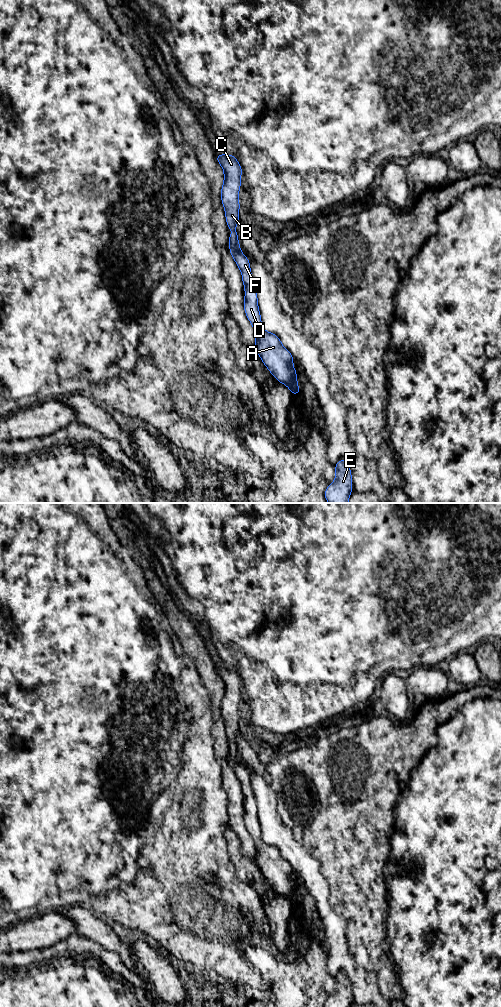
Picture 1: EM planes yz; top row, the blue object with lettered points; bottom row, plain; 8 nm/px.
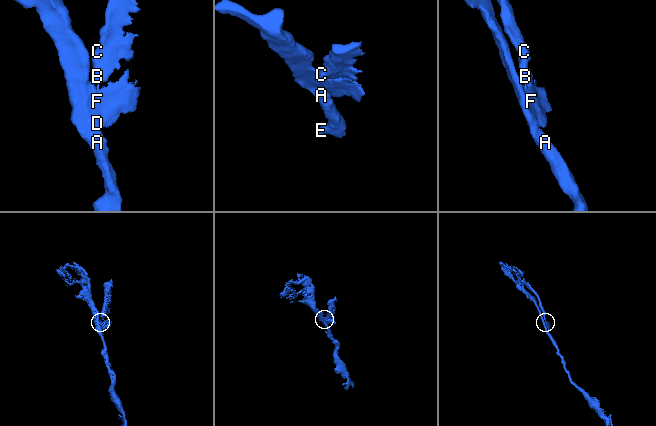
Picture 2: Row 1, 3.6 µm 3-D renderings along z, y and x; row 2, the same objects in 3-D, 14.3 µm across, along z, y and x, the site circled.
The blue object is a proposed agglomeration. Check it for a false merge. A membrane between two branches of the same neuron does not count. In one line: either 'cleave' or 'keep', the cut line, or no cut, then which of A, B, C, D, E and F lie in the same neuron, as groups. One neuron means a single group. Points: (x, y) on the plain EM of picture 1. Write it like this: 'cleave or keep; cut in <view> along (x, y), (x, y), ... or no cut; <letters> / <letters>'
cleave; cut in yz along (230, 757), (240, 764); A D E F / B C

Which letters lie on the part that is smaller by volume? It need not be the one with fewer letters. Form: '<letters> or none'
B, C

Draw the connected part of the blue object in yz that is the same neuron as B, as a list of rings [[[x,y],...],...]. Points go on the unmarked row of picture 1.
[[[216,667],[217,673],[224,682],[224,695],[221,701],[222,716],[225,721],[226,733],[228,740],[233,744],[230,746],[230,758],[241,764],[236,744],[236,737],[239,733],[239,709],[240,689],[242,680],[237,671],[232,667]]]

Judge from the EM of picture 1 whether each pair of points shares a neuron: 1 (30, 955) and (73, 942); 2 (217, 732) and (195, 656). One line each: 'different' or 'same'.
1: same
2: same

